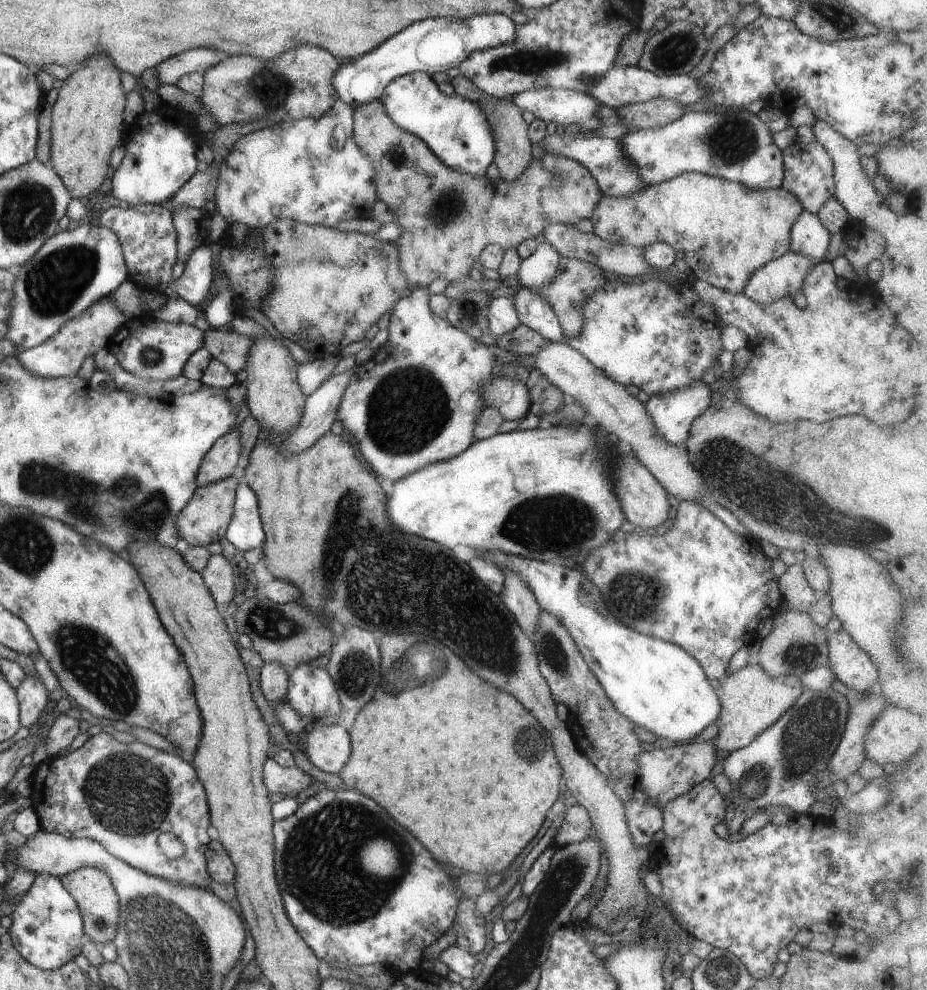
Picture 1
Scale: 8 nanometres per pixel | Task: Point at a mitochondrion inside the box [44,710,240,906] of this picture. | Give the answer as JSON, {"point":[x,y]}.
{"point":[112,788]}

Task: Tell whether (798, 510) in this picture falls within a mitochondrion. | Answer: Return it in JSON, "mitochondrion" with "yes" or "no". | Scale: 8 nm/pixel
{"mitochondrion":"yes"}

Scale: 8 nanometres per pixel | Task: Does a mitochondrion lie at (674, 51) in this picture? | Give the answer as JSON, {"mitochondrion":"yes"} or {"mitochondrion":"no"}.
{"mitochondrion":"yes"}

